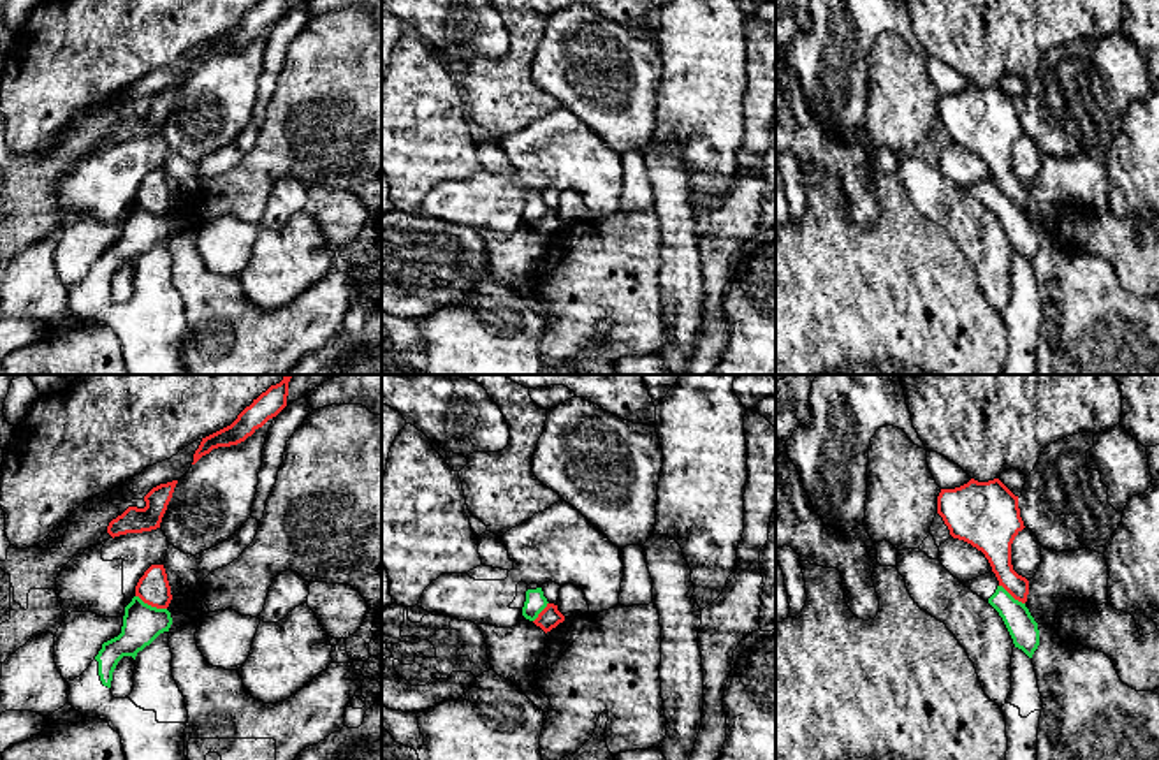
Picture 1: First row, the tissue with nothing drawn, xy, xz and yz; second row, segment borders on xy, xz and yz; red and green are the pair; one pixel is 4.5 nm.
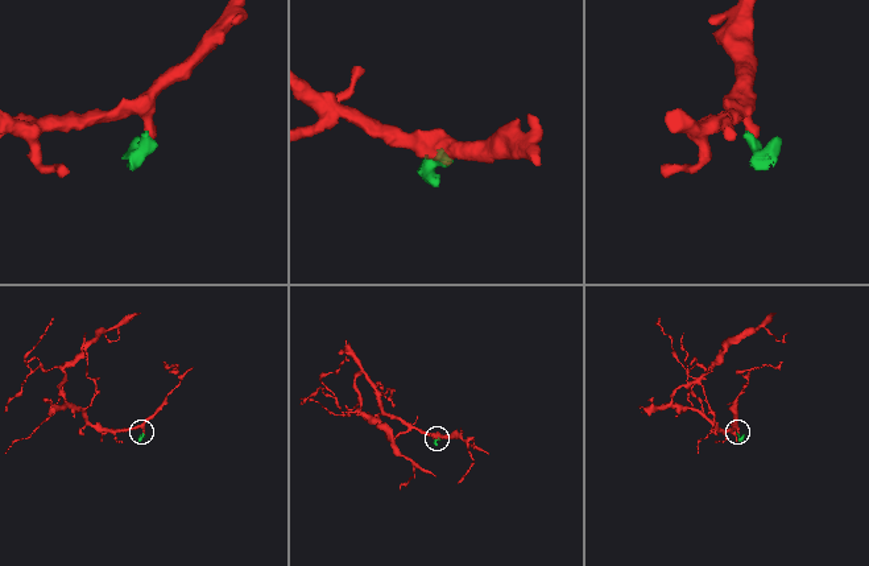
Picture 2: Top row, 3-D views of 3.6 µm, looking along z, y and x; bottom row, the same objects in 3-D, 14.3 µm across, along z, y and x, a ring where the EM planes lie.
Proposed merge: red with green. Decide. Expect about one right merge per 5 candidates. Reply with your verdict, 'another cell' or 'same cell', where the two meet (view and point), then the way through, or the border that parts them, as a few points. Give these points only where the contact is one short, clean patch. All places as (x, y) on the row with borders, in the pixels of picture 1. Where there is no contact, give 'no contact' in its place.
another cell; contact xy (152, 606); border xy (136, 595), (152, 606), (166, 609)

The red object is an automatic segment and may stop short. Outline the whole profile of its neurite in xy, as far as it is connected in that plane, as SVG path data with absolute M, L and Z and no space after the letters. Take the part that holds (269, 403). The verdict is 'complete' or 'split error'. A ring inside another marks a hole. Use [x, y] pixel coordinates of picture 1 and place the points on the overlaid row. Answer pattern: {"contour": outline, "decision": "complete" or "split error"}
{"contour": "M285 375L280 384L271 385L266 392L253 399L253 403L246 406L230 426L202 438L193 454L192 464L195 464L202 456L209 454L213 449L230 447L244 442L269 419L276 417L287 406L288 382L292 376L294 375Z", "decision": "complete"}

